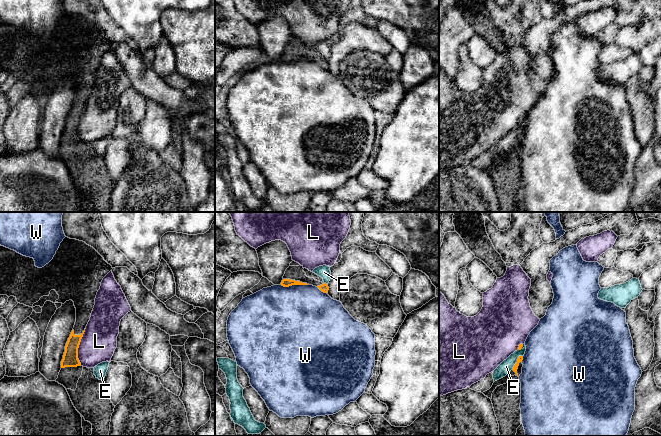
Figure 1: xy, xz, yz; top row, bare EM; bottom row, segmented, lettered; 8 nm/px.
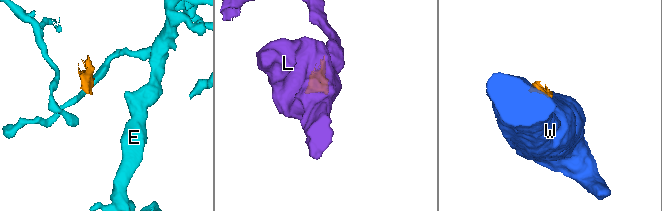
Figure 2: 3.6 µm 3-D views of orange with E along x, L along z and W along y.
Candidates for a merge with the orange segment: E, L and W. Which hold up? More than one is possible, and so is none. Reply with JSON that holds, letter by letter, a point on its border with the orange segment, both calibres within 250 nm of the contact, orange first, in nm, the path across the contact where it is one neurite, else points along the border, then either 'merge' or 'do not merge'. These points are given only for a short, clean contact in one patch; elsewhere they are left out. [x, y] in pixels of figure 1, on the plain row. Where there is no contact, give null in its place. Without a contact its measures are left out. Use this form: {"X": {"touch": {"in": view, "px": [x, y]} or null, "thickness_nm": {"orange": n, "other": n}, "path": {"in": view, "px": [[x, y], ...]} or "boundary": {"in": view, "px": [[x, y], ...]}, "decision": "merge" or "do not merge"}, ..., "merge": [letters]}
{"E": {"touch": {"in": "yz", "px": [517, 137]}, "thickness_nm": {"orange": 50, "other": 100}, "boundary": {"in": "yz", "px": [[522, 131], [518, 133], [511, 145]]}, "decision": "do not merge"}, "L": {"touch": {"in": "xy", "px": [78, 123]}, "thickness_nm": {"orange": 130, "other": 280}, "decision": "do not merge"}, "W": {"touch": {"in": "xz", "px": [294, 60]}, "thickness_nm": {"orange": 60, "other": 480}, "decision": "do not merge"}, "merge": []}

